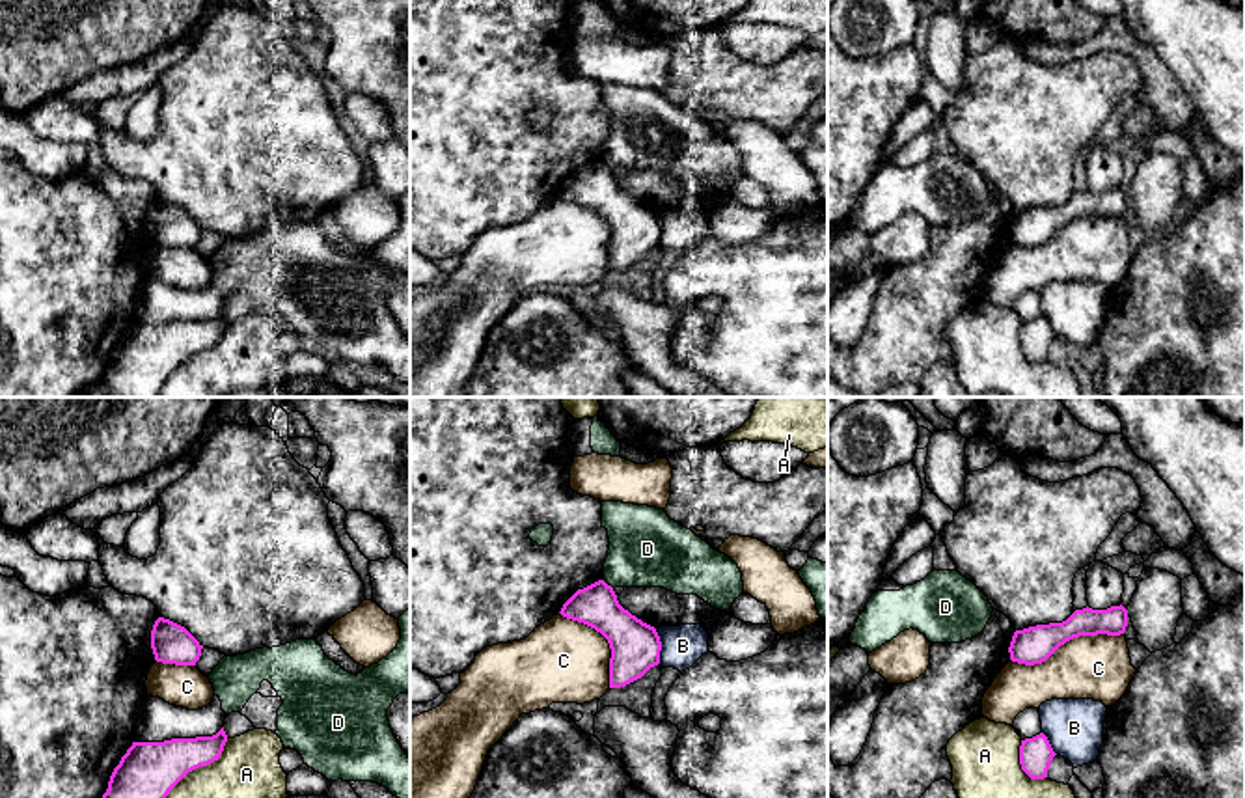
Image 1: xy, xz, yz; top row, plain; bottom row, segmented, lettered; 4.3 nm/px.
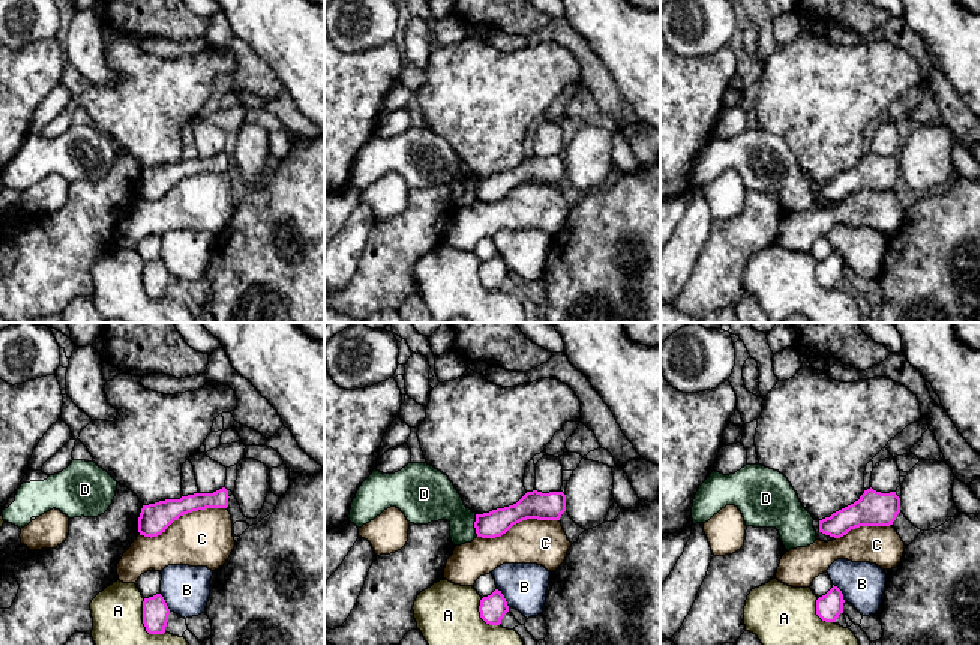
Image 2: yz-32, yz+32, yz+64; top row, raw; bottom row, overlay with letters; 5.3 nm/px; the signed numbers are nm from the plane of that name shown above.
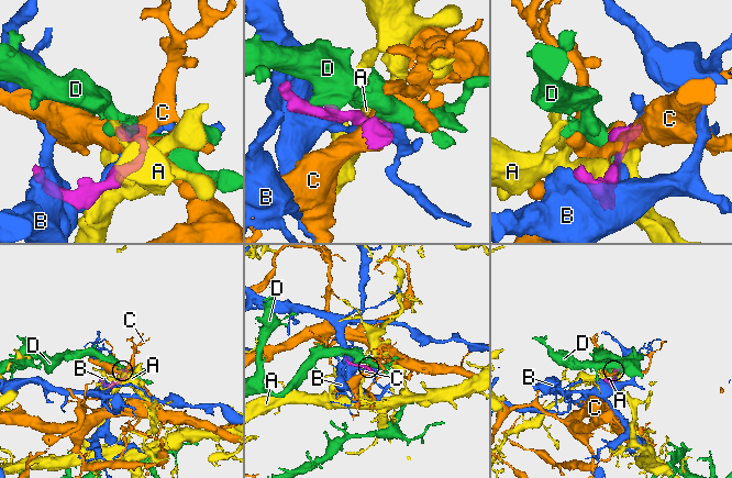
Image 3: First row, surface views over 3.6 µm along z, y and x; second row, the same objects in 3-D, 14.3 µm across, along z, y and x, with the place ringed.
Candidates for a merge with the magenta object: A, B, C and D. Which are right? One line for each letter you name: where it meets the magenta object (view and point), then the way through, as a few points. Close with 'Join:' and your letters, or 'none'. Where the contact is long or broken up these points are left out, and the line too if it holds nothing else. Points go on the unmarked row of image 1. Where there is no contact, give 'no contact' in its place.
Join: none

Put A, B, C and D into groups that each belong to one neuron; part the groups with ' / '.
A / B / C / D

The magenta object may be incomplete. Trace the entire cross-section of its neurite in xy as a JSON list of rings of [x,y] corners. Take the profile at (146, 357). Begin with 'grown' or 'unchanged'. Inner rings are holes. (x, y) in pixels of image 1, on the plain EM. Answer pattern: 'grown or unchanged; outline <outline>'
unchanged; outline [[[224,310],[212,319],[132,324],[114,351],[101,384],[112,397],[158,397],[170,373],[224,334]]]

